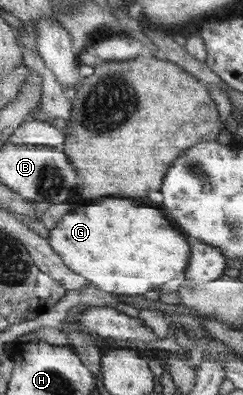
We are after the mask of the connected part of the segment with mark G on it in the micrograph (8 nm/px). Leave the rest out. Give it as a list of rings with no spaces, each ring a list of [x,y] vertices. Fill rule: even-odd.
[[[101,198],[93,204],[77,206],[73,212],[63,216],[57,228],[49,231],[48,239],[69,268],[85,276],[97,288],[114,295],[147,294],[179,274],[184,274],[188,282],[211,282],[219,280],[227,270],[227,257],[220,248],[198,238],[183,236],[159,208],[141,206],[131,198]]]

